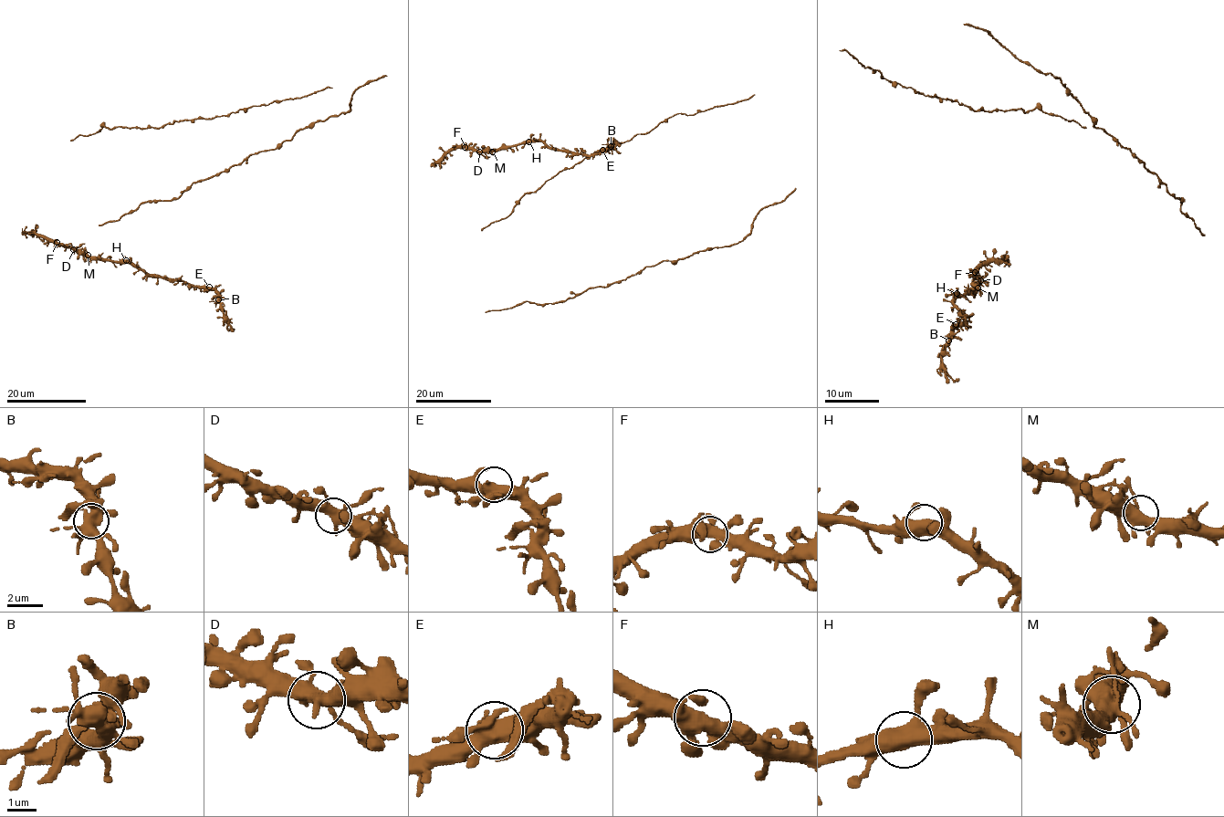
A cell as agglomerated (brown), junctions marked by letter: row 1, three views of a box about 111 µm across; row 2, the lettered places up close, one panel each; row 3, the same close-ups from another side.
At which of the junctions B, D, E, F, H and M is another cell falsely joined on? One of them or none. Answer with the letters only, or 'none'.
none

